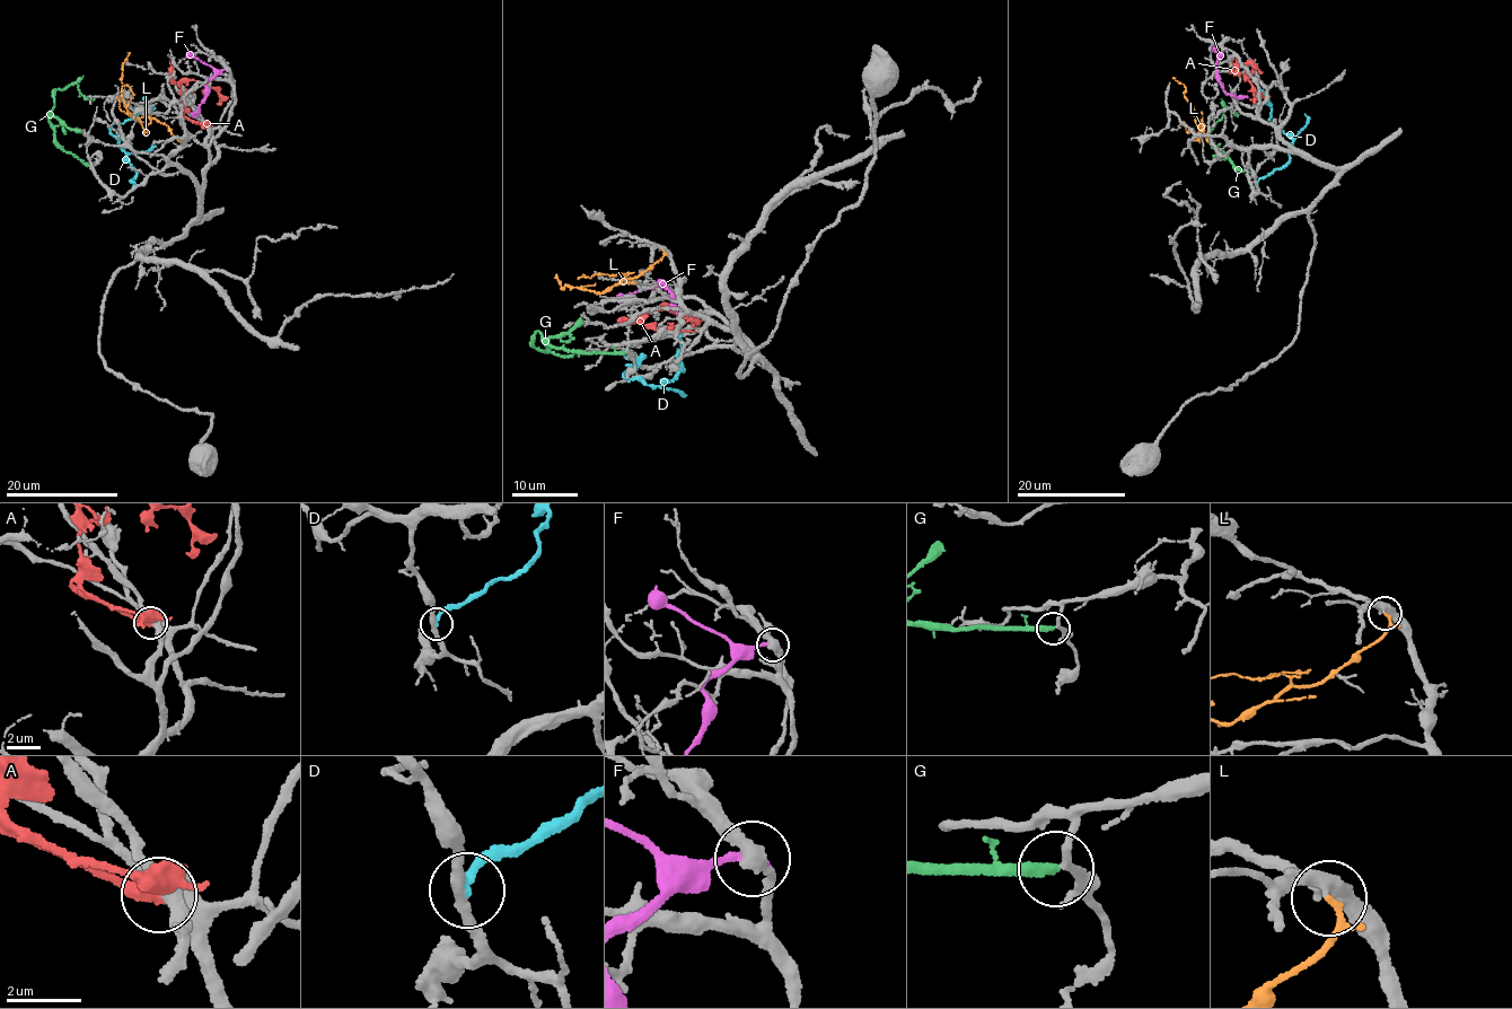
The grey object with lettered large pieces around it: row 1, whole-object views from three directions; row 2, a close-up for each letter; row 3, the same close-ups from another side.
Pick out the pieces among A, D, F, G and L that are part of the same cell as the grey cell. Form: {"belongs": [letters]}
{"belongs": ["L"]}

